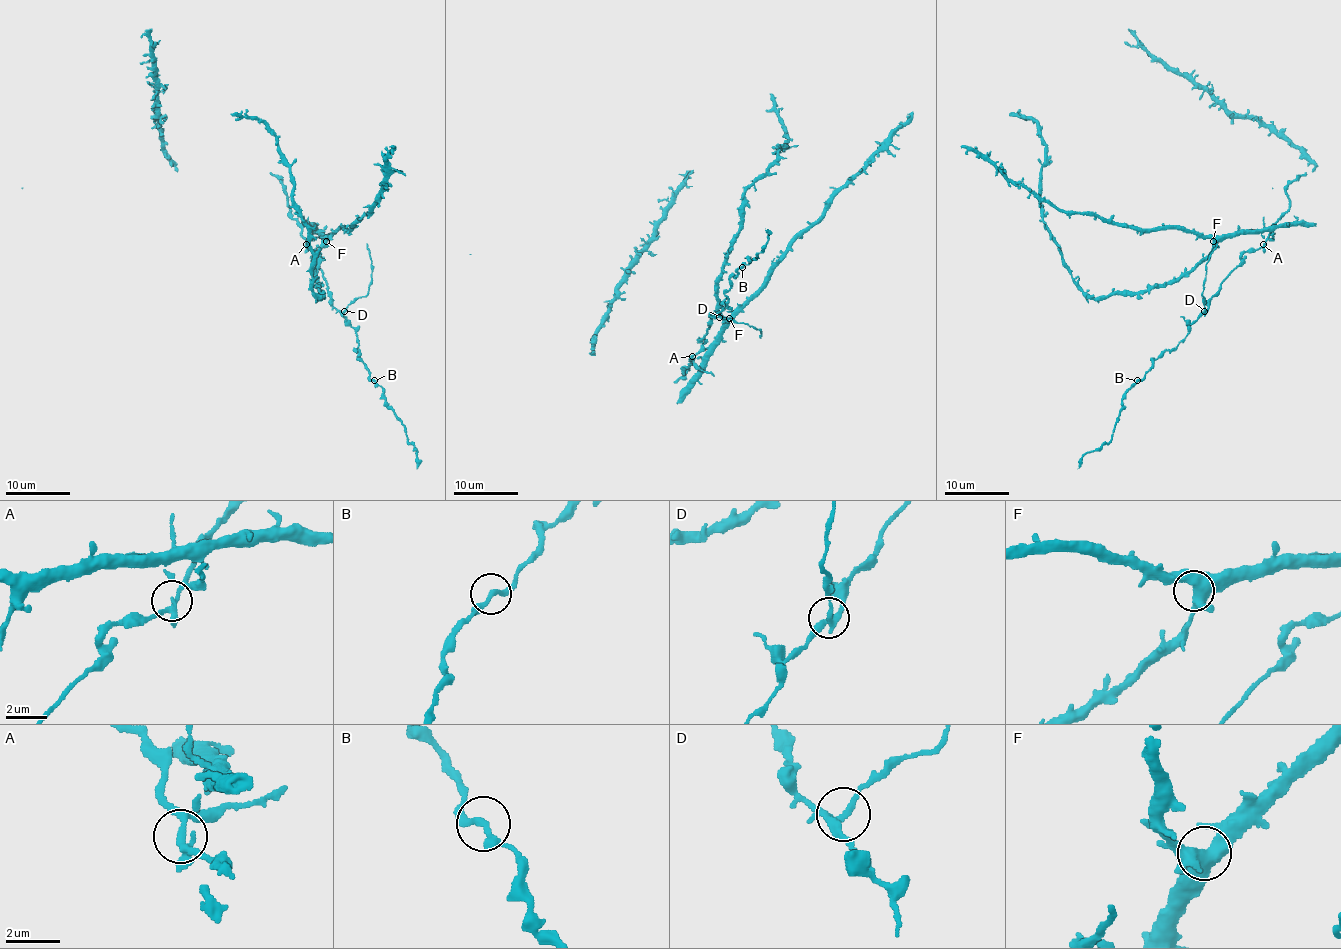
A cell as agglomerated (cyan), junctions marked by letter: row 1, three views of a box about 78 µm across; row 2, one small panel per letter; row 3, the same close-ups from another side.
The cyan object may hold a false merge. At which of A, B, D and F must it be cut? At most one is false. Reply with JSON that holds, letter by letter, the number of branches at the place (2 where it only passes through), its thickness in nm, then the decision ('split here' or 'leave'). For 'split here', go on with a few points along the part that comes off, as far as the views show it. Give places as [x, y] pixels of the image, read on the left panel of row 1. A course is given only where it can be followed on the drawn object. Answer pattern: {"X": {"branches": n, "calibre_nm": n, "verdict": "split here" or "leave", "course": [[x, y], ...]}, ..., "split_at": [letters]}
{"A": {"branches": 4, "calibre_nm": 240, "verdict": "leave"}, "B": {"branches": 2, "calibre_nm": 240, "verdict": "leave"}, "D": {"branches": 4, "calibre_nm": 200, "verdict": "split here", "course": [[343, 311], [369, 289], [372, 263], [366, 242]]}, "F": {"branches": 4, "calibre_nm": 500, "verdict": "leave"}, "split_at": ["D"]}

